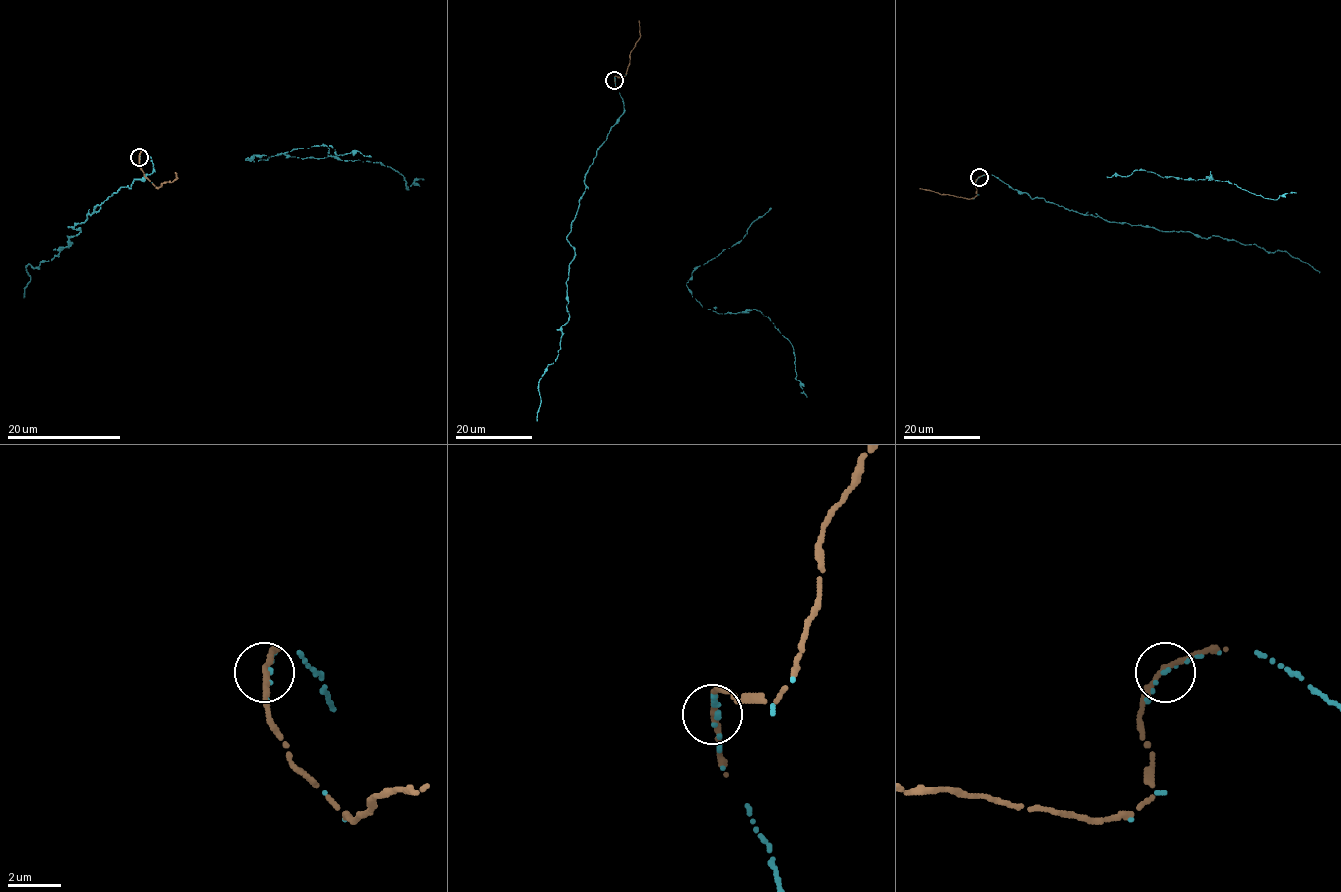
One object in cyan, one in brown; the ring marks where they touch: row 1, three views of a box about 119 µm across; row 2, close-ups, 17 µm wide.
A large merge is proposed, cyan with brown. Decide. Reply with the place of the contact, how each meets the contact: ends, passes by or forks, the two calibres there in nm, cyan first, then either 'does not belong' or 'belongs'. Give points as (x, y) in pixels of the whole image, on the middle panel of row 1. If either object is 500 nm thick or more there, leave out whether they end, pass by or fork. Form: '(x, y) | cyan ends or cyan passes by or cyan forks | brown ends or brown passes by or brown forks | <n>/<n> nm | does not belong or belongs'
(614, 80) | cyan ends | brown passes by | 170/200 nm | belongs

